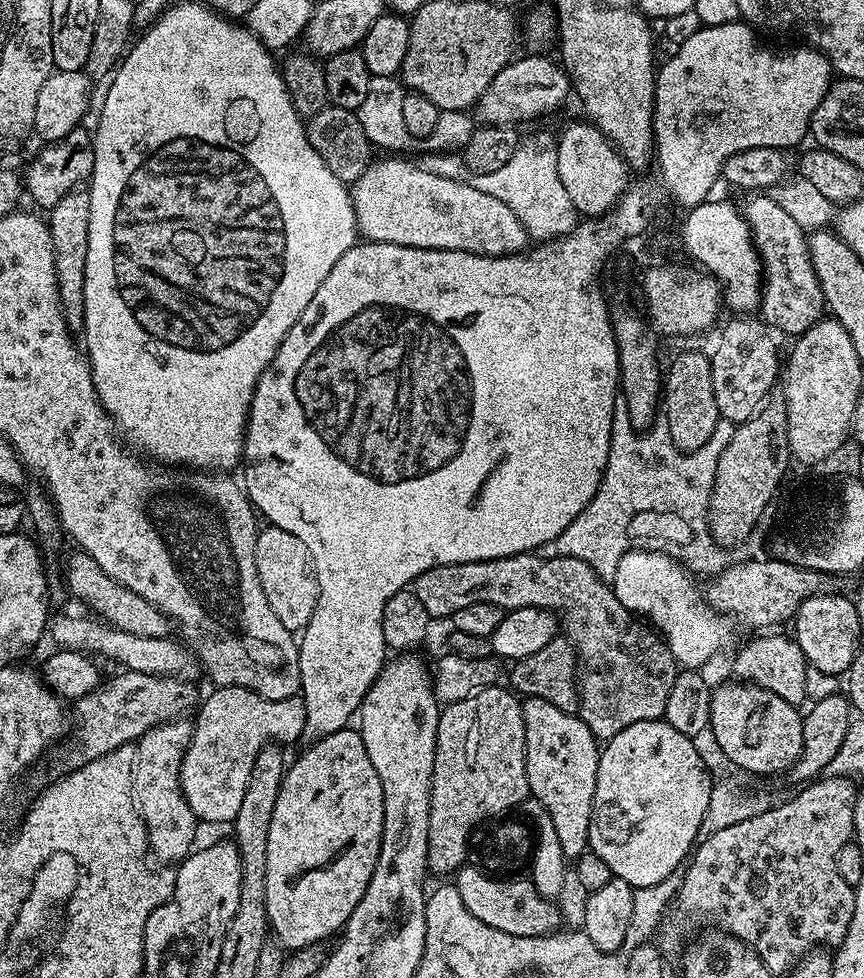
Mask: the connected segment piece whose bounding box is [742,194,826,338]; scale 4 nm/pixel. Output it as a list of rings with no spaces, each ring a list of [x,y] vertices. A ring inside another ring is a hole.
[[[756,194],[751,199],[752,208],[742,208],[742,211],[744,216],[752,216],[749,224],[756,224],[756,229],[752,232],[768,232],[768,236],[764,236],[764,248],[759,253],[760,256],[767,257],[766,263],[762,265],[763,269],[767,273],[772,272],[772,280],[776,284],[769,292],[767,289],[767,295],[763,297],[762,312],[765,314],[763,313],[762,319],[765,325],[771,326],[777,333],[785,332],[789,338],[795,338],[810,330],[810,326],[814,326],[826,316],[822,286],[810,262],[808,236],[798,223],[772,200],[771,195]]]

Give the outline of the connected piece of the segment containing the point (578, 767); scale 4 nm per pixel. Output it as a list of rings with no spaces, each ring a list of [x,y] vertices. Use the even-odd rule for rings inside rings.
[[[541,696],[527,697],[521,703],[520,709],[524,719],[524,761],[531,799],[541,804],[550,814],[550,822],[554,822],[554,830],[558,834],[558,842],[562,847],[566,850],[587,849],[594,810],[594,790],[598,782],[601,745],[596,735],[590,731],[579,715],[566,710],[558,710],[558,706],[546,702]]]

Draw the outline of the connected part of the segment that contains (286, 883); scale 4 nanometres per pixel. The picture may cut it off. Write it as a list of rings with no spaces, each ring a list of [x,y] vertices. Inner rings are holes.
[[[346,727],[307,747],[288,765],[288,773],[278,790],[278,802],[274,802],[266,842],[266,914],[271,935],[288,950],[319,945],[319,940],[335,937],[343,929],[358,902],[362,902],[366,886],[370,886],[382,846],[382,782],[378,770],[374,770],[374,762],[370,762],[370,754],[366,754],[359,731]]]

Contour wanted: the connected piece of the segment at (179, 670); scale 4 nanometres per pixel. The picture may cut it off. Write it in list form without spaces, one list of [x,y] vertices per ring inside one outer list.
[[[60,616],[57,620],[55,617],[50,624],[50,636],[60,643],[57,645],[61,649],[117,660],[121,669],[130,672],[154,674],[155,676],[179,676],[181,680],[190,681],[195,681],[196,675],[201,675],[202,669],[195,651],[179,639],[168,636],[138,638],[138,634],[126,634],[126,630],[118,630],[110,624],[105,624],[101,619],[88,616]]]

